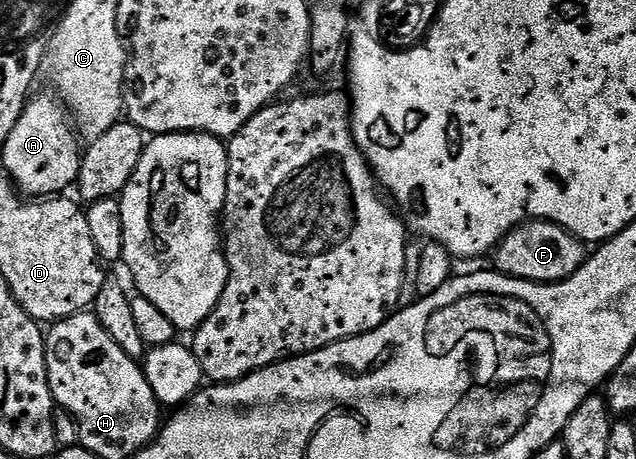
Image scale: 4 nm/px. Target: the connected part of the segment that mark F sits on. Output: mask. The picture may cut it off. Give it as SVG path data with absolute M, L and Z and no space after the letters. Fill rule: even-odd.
M526 220L513 228L492 253L496 271L502 276L514 276L517 280L530 280L536 284L557 284L571 278L584 266L587 259L586 245L572 236L563 226L550 220Z

